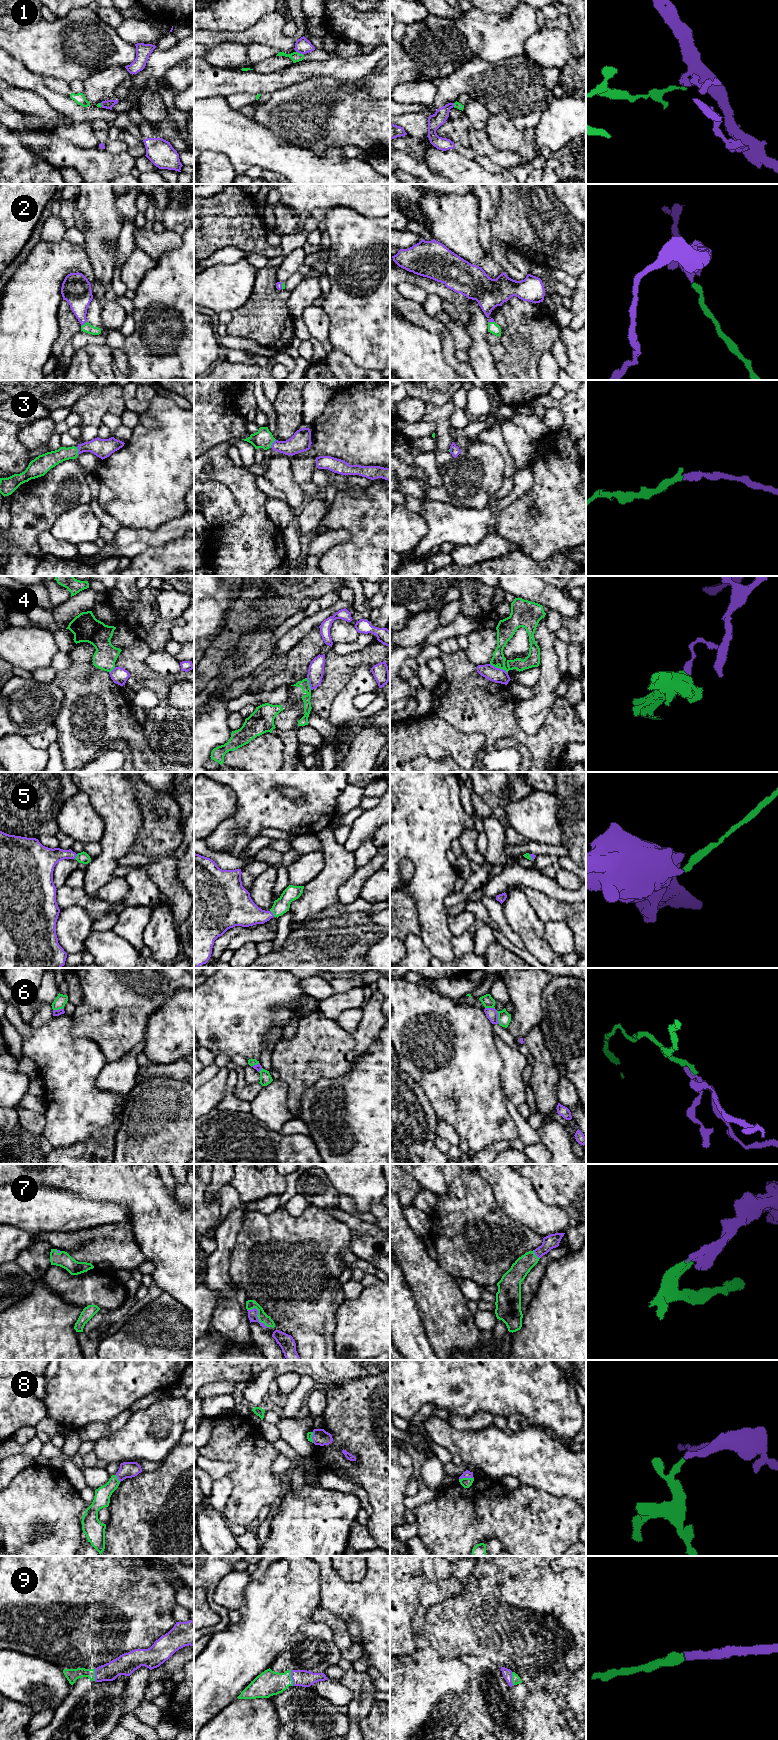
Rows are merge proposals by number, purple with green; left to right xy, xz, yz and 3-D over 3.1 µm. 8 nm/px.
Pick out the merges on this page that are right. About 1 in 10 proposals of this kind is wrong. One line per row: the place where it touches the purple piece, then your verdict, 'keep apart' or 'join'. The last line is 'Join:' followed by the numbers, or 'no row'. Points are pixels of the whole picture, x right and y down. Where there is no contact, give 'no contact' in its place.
1: xz (300, 53) | keep apart
2: xy (84, 323) | join
3: xz (272, 443) | join
4: yz (499, 668) | keep apart
5: xz (272, 913) | join
6: yz (496, 1012) | join
7: xz (257, 1314) | join
8: yz (466, 1477) | join
9: xz (292, 1678) | join
Join: 2, 3, 5, 6, 7, 8, 9

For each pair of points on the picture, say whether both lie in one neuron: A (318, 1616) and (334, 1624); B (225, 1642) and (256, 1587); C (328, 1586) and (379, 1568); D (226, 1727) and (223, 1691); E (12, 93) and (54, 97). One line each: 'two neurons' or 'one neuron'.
A: one neuron
B: one neuron
C: one neuron
D: two neurons
E: two neurons

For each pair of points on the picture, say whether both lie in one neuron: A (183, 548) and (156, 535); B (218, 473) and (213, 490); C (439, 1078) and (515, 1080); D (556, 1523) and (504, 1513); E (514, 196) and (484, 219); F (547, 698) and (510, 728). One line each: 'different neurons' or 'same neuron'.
A: different neurons
B: different neurons
C: different neurons
D: same neuron
E: different neurons
F: different neurons

